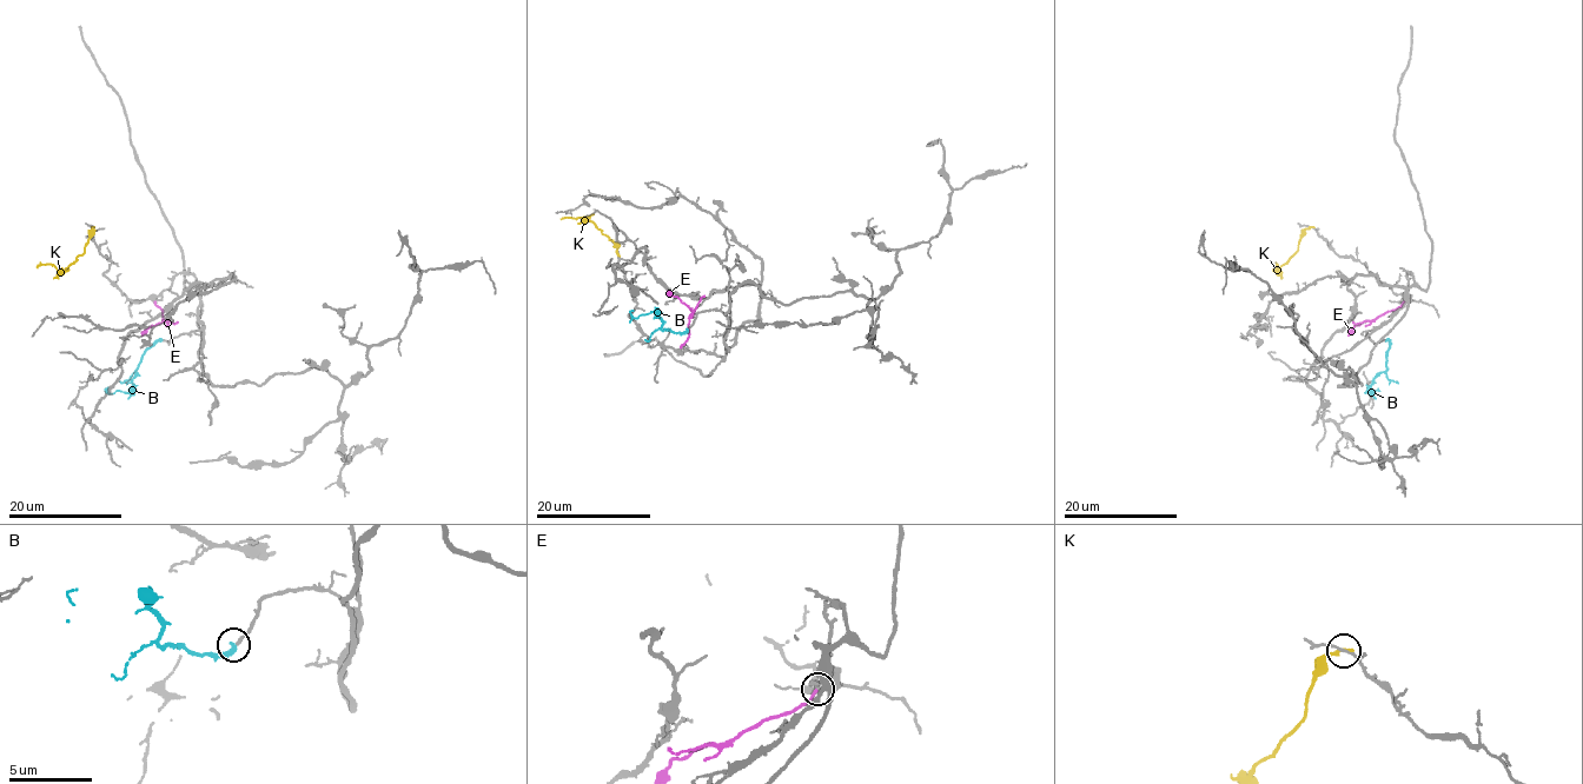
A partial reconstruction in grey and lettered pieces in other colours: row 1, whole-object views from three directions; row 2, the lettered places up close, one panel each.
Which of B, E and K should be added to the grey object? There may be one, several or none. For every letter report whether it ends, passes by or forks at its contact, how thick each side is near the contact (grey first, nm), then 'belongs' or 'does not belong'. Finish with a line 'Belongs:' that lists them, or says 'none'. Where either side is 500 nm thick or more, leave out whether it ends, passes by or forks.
B: it ends there; 200 nm thick on the grey side, 360 nm on the other; belongs
E: it ends there; 140 nm thick on the grey side, 200 nm on the other; does not belong
K: it ends there; 130 nm thick on the grey side, 280 nm on the other; does not belong
Belongs: B

